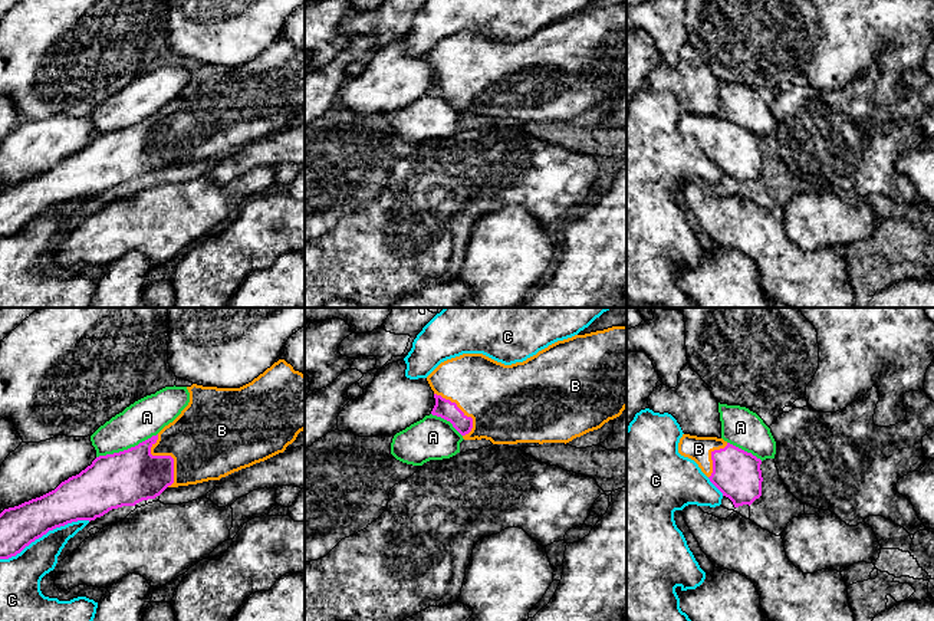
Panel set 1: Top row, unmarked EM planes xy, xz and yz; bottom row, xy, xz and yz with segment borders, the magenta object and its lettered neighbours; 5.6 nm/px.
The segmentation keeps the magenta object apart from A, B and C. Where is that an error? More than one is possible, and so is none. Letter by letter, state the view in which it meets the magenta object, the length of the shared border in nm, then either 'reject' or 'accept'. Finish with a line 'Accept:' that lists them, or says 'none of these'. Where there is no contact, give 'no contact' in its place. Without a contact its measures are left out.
A: xy | 380 nm | reject
B: xy | 300 nm | accept
C: xy | 550 nm | reject
Accept: B

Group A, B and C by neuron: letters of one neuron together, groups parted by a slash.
A / B / C

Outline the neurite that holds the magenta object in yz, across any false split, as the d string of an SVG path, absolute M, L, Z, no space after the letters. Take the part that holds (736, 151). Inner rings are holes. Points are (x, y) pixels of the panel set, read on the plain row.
M683 112L678 131L694 138L734 185L762 174L762 138L723 116Z

